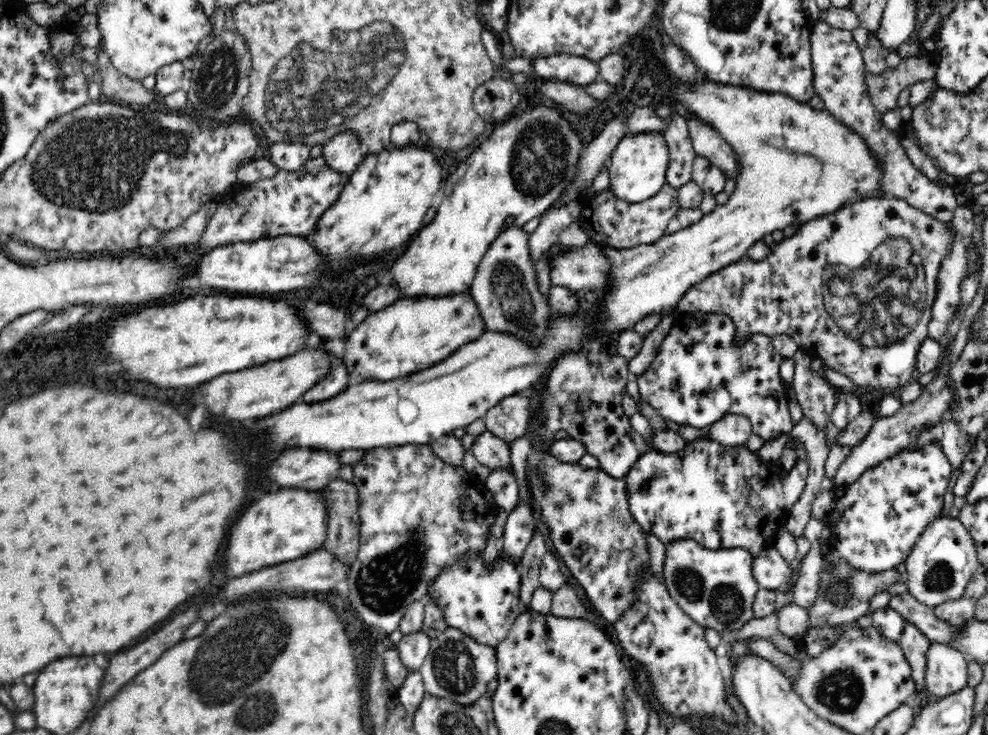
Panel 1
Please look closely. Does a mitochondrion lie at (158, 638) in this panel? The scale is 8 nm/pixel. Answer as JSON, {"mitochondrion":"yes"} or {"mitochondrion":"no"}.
{"mitochondrion":"no"}

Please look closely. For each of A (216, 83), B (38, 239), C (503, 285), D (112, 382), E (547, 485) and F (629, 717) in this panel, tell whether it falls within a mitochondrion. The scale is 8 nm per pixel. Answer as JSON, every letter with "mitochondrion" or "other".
{"A":"mitochondrion","B":"other","C":"mitochondrion","D":"other","E":"mitochondrion","F":"other"}

